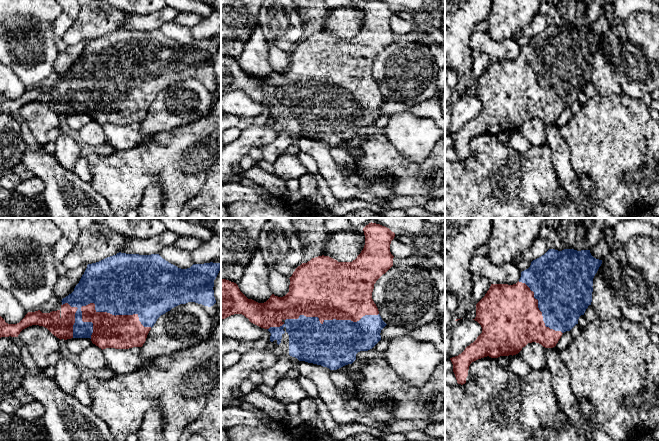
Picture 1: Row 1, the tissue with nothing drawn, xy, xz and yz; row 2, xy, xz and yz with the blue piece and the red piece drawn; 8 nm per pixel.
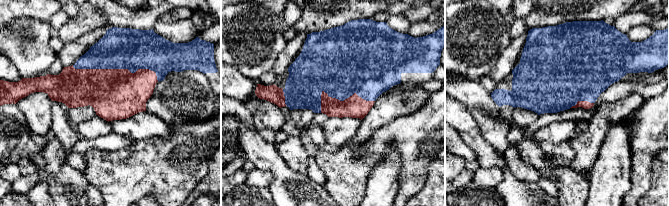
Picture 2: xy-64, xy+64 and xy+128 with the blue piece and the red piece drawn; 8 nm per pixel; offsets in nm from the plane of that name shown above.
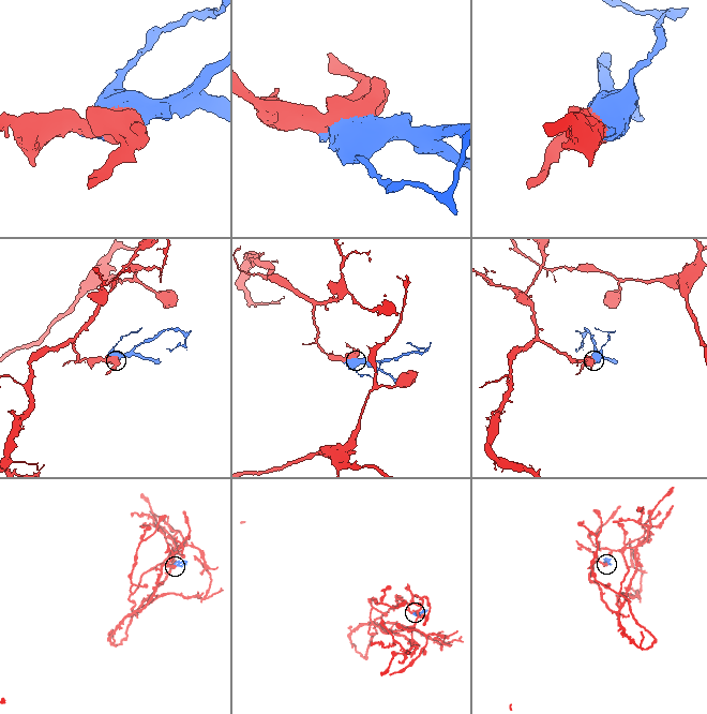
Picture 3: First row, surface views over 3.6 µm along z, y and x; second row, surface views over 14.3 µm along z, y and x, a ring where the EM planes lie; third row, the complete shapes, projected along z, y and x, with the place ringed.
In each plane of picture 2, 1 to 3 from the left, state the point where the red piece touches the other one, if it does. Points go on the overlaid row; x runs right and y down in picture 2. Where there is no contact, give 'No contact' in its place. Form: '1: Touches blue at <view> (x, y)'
1: Touches blue at xy-64 (118, 68)
2: Touches blue at xy+64 (338, 99)
3: Touches blue at xy+128 (581, 100)

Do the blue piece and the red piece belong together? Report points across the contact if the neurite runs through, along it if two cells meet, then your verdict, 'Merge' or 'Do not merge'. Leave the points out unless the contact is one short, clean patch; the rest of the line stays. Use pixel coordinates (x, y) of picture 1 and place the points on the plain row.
Merge

